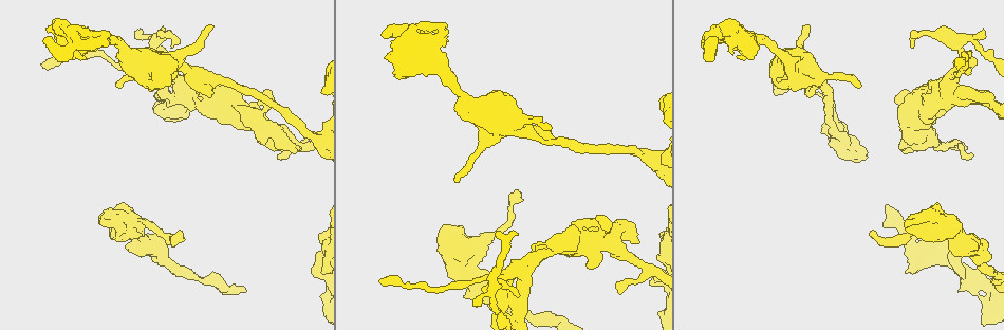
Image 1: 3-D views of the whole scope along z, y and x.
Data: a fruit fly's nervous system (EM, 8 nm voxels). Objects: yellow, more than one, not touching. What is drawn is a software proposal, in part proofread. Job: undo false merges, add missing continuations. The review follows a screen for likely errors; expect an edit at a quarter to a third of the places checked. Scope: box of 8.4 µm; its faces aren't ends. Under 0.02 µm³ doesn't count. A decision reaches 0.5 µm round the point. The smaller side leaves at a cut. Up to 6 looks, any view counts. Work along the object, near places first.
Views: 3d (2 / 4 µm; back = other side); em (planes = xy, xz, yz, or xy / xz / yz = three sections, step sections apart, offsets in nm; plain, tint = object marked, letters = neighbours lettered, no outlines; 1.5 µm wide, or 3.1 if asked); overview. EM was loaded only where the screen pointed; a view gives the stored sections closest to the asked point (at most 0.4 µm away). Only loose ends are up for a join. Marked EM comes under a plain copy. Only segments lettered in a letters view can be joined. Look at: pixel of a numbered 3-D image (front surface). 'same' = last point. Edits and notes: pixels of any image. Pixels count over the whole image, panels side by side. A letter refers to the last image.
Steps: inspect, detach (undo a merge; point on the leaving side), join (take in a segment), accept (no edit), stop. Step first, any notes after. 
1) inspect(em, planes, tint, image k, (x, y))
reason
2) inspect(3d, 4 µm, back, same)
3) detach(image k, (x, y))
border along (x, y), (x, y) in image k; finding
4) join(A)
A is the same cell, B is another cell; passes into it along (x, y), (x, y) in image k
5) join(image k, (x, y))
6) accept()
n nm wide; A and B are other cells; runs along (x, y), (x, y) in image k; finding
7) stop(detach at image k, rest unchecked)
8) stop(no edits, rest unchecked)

inspect(3d, 2 µm, image 1, (178, 232))
tapers out

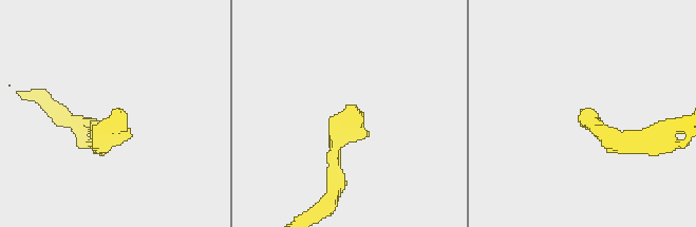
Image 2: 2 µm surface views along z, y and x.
inspect(em, planes, letters, image 2, (580, 111))
need the tissue

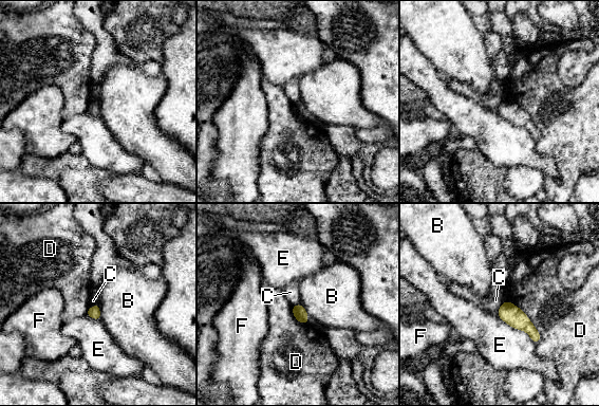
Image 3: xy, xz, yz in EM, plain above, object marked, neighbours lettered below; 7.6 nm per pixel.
accept()
B, C, D, E and F are other cells; border along (504, 301), (495, 312) in image 3; none of them fits

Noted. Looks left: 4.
inspect(3d, 2 µm, image 1, (173, 47))
tapers out

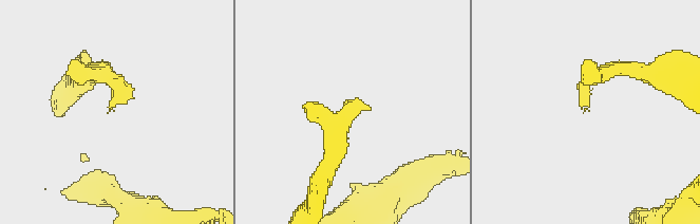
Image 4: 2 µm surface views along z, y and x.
inspect(em, planes, letters, image 4, (346, 105))
shape alone is not enough

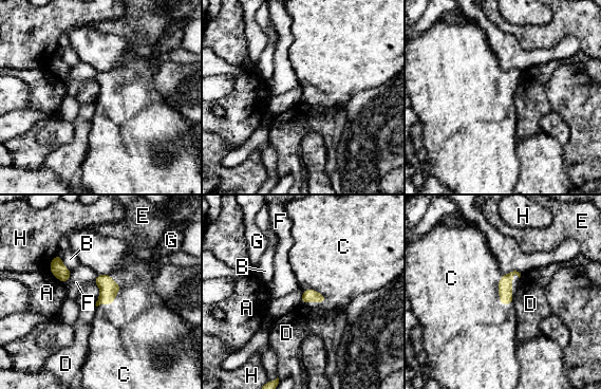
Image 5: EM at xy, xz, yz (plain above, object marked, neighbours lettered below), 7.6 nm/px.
join(C)
100 nm wide; C touches over 240 nm; C is the same cell, A, B, D, E, F, G and H are other cells; the cell continues

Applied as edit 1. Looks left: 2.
stop(join at image 5, rest unchecked)

